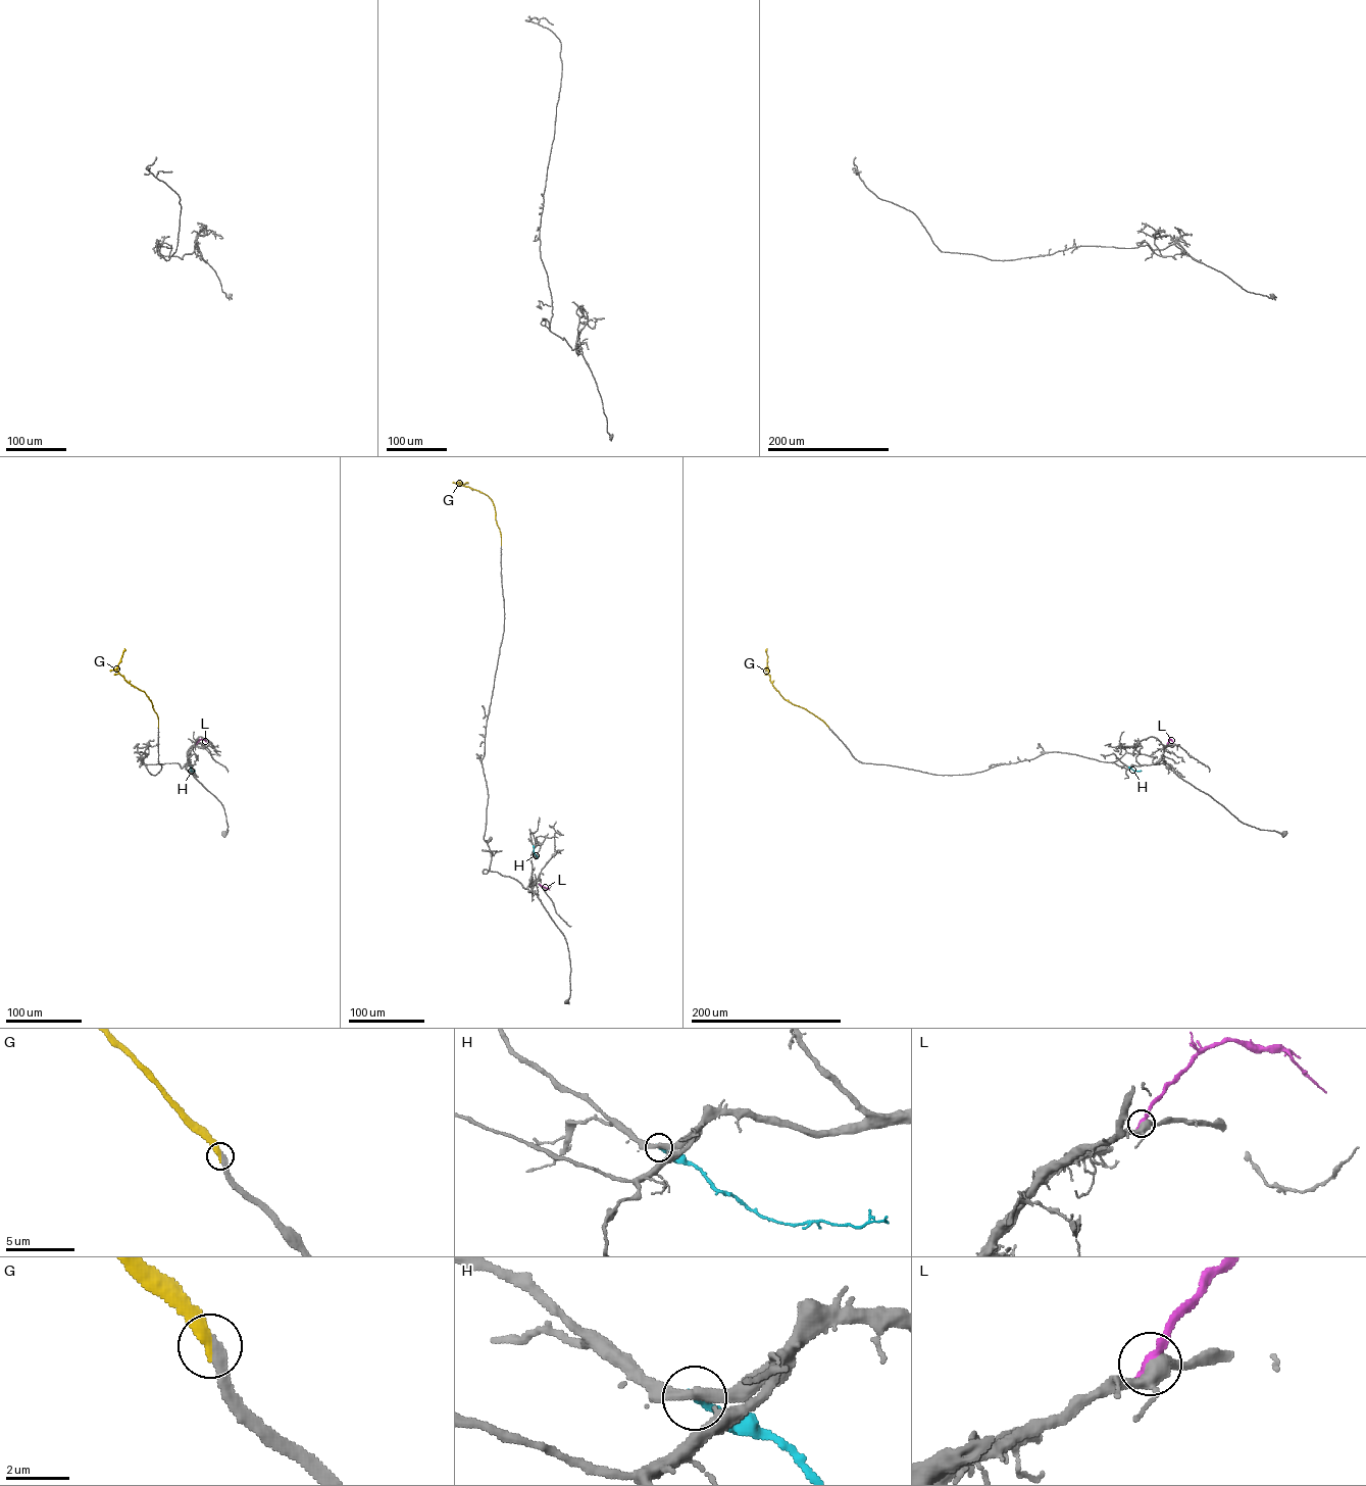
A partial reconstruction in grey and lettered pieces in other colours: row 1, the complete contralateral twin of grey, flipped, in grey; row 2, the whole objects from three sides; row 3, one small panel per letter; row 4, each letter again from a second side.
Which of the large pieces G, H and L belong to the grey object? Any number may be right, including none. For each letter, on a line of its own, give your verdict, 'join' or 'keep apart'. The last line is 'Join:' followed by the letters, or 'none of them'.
G: join
H: keep apart
L: keep apart
Join: G

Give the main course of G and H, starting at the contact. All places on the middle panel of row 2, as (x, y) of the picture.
G: (501, 545), (492, 500), (478, 491), (459, 485), (467, 483)
H: (533, 845), (538, 857)

